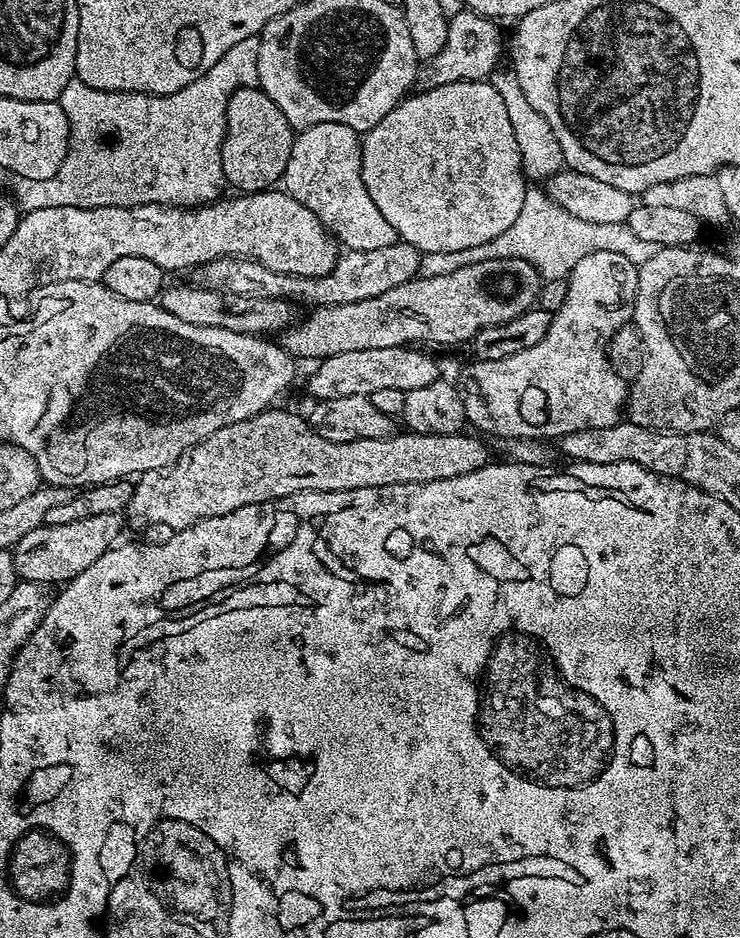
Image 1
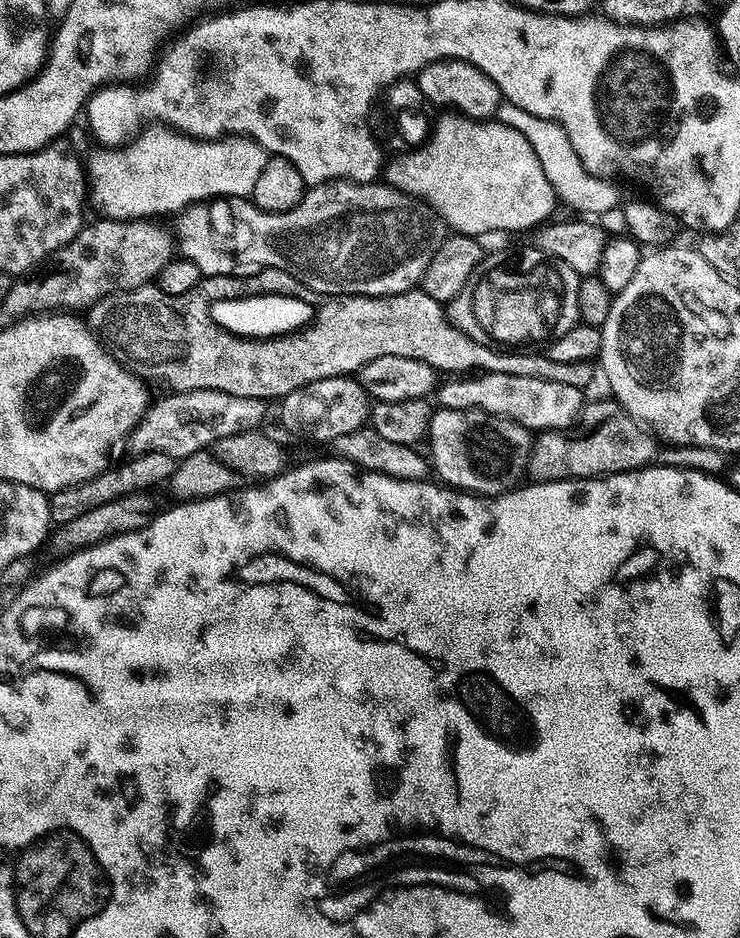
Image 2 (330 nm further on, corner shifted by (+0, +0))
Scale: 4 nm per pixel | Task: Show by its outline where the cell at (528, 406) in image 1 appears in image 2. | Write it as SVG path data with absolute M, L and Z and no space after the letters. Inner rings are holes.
M485 372L483 374L472 374L467 378L448 378L445 380L448 381L445 384L443 381L434 392L434 400L439 407L453 408L454 410L474 408L478 412L488 412L492 416L505 416L529 430L571 429L581 419L586 403L585 393L581 389L566 386L562 382L546 382L546 378L526 378L518 374Z

